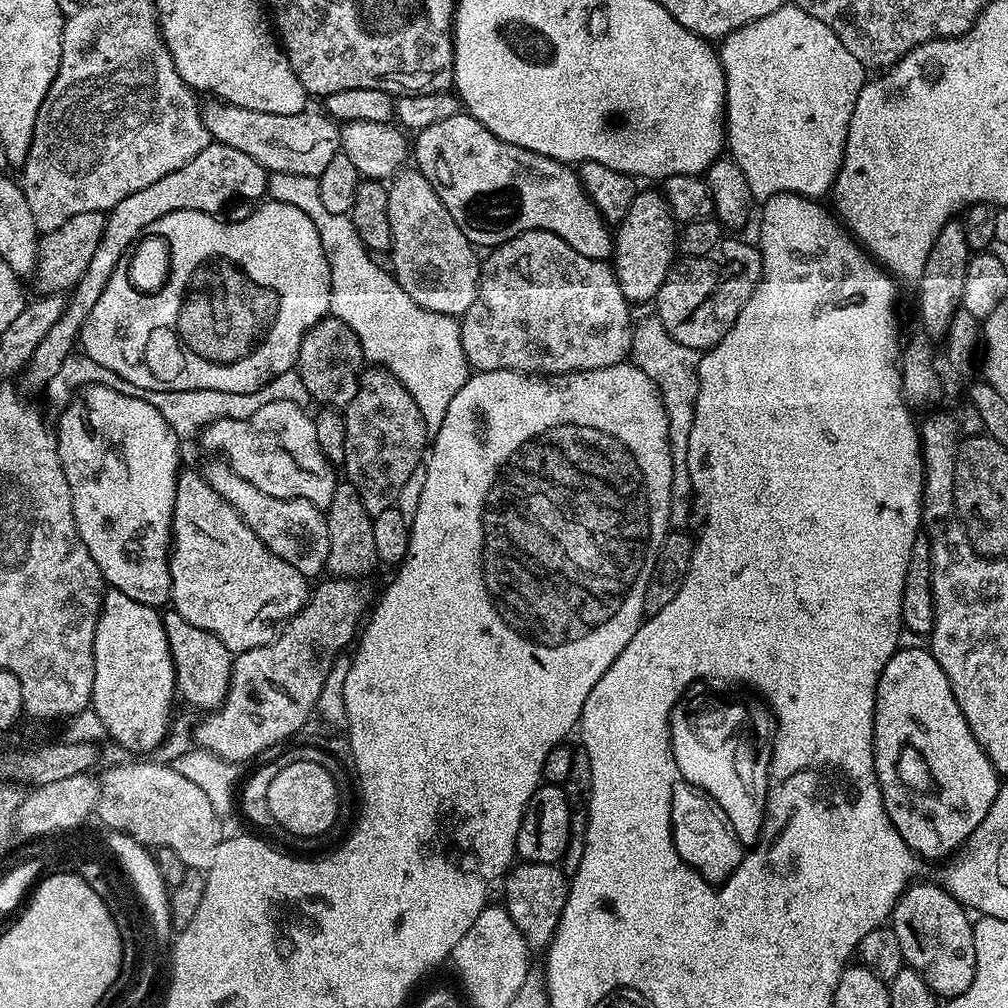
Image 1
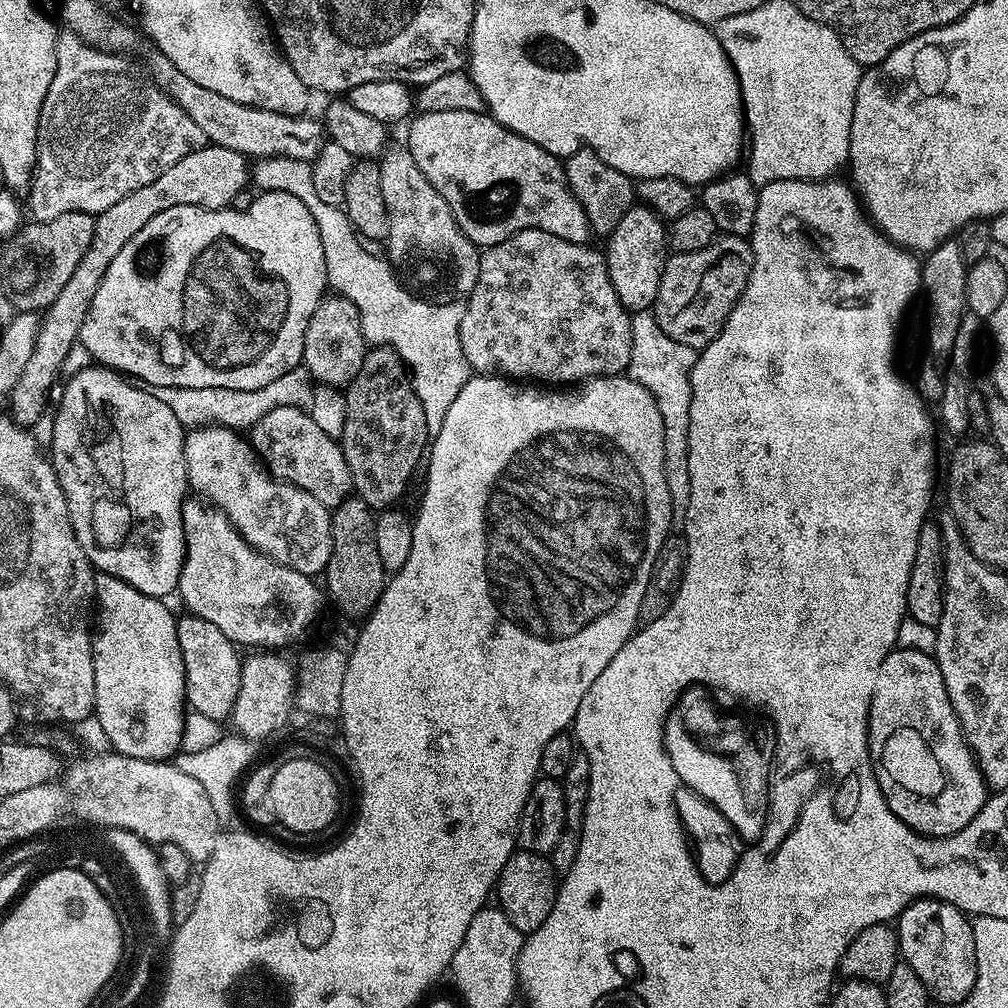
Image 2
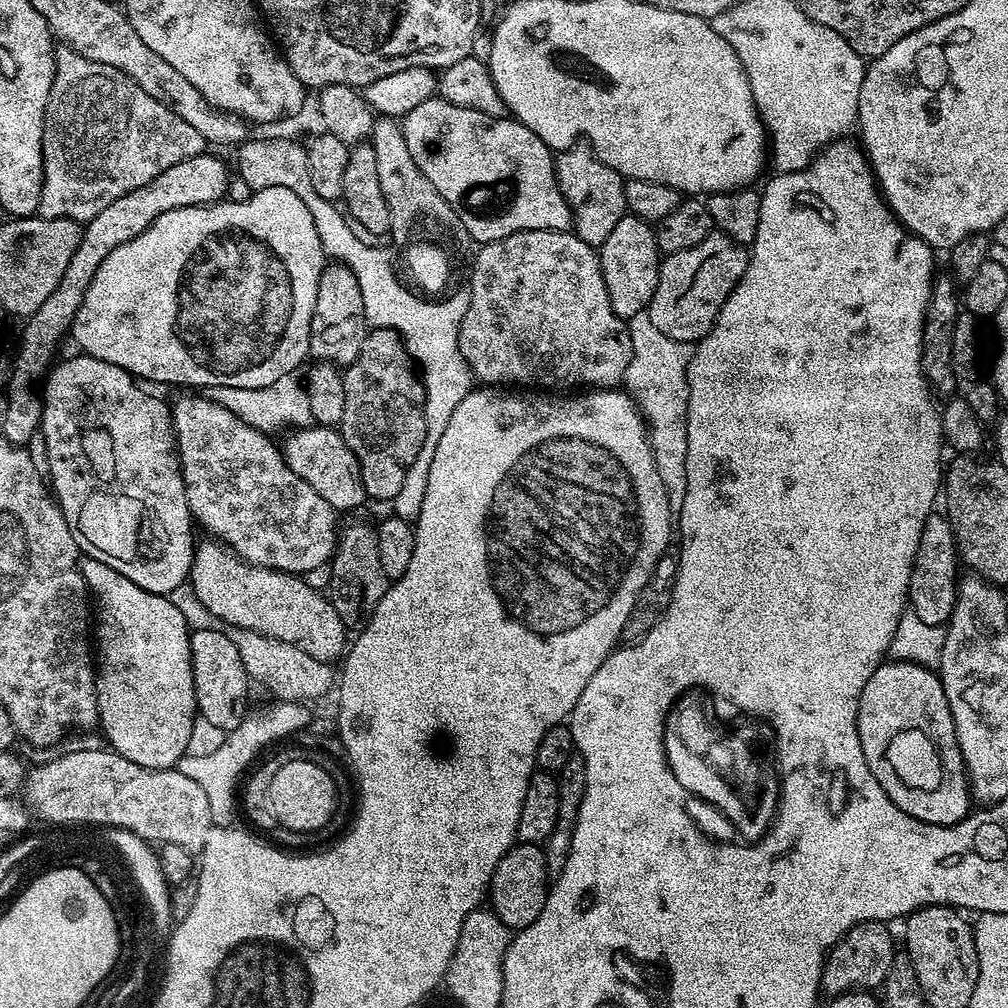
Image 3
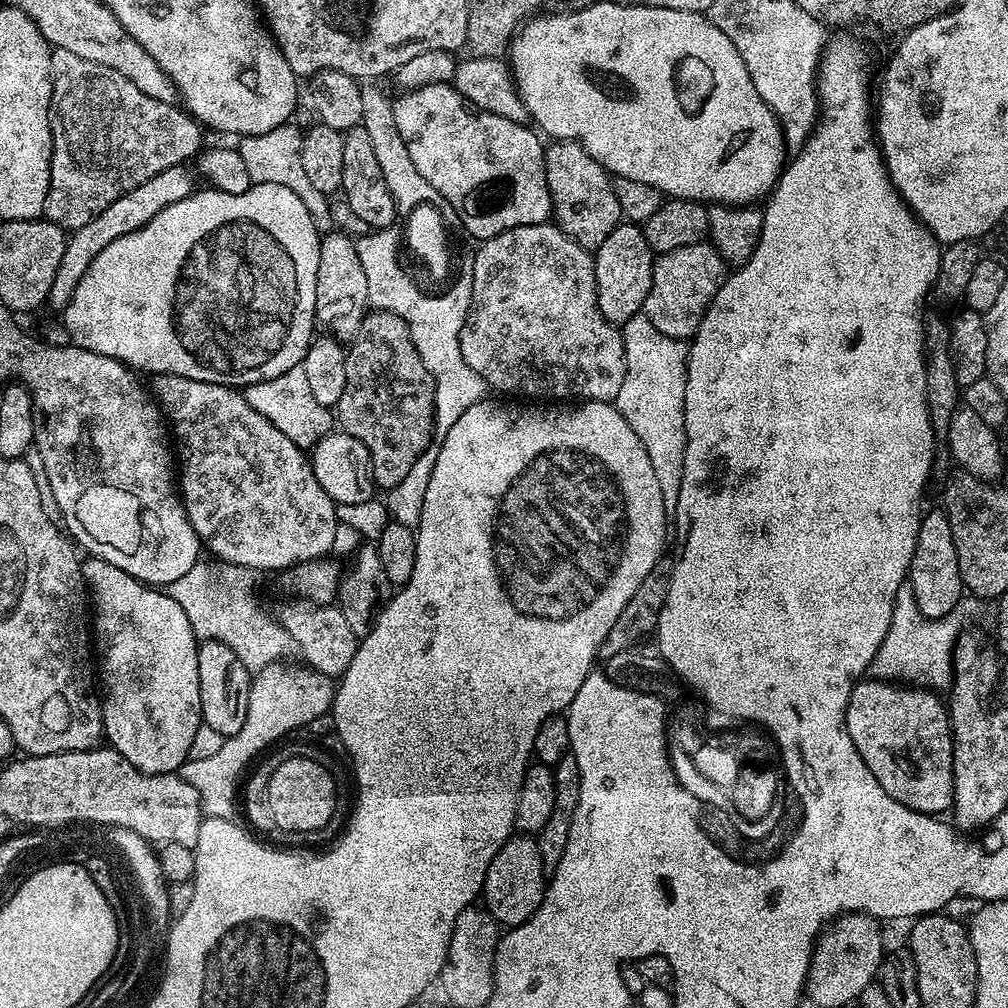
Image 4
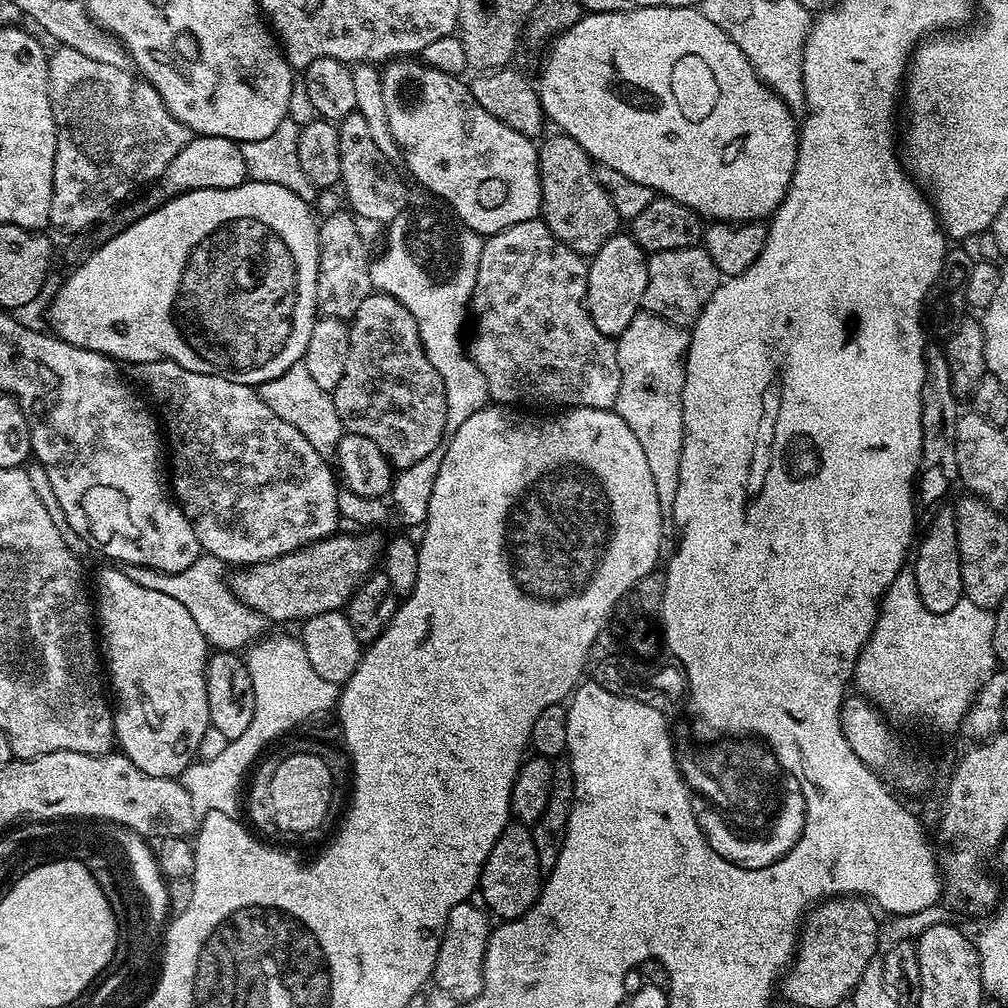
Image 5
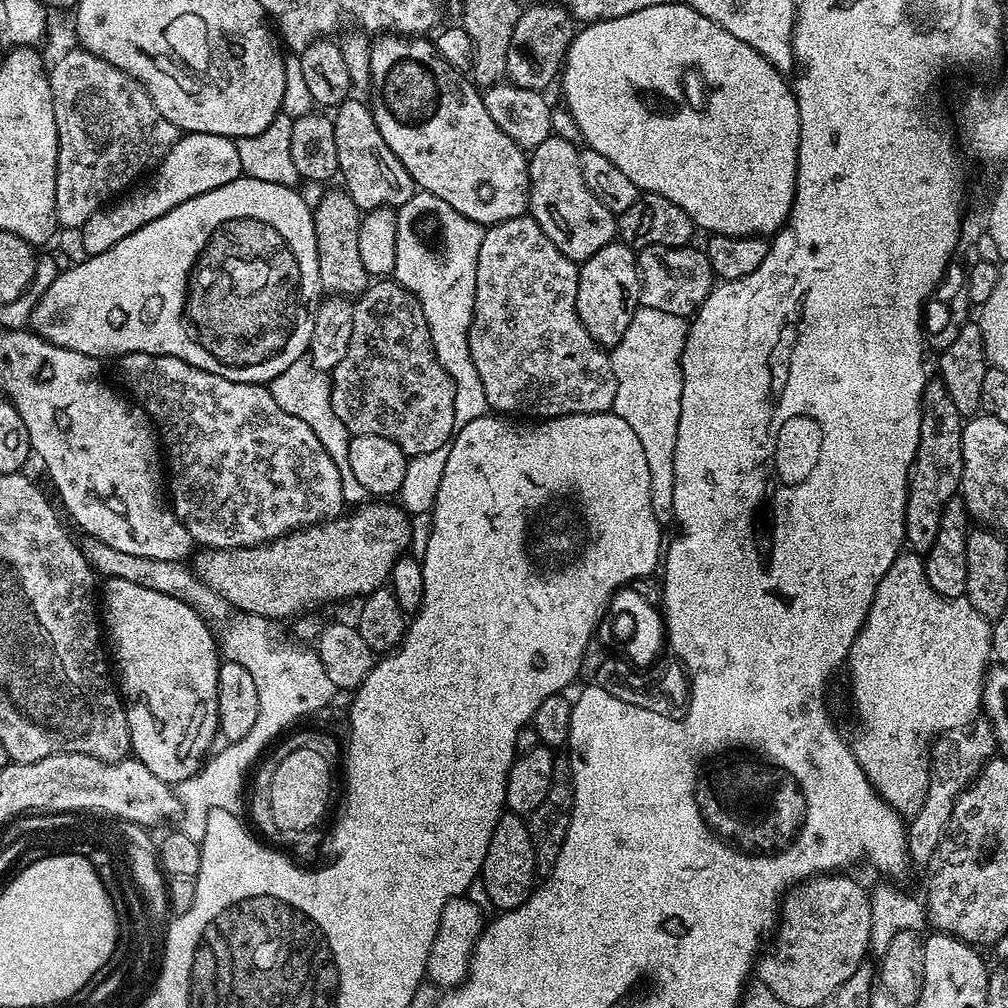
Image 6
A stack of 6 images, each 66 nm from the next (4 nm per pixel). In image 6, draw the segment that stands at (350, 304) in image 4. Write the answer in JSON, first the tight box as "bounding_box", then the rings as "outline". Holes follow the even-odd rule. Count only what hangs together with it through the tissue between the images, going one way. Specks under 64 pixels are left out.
{"bounding_box":[313,190,369,298],"outline":[[[343,190],[325,191],[322,202],[313,211],[320,287],[333,297],[356,298],[369,286],[368,271],[366,266],[362,266],[362,258],[358,258],[358,230],[361,219],[362,213],[358,206],[354,206],[354,198],[350,198],[350,194]]]}

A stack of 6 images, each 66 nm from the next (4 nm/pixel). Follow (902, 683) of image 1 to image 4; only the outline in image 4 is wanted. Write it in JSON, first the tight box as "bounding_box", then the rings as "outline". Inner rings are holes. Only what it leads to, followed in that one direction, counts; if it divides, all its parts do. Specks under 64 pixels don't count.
{"bounding_box":[844,678,954,816],"outline":[[[875,678],[857,680],[850,694],[846,710],[844,728],[850,734],[862,762],[878,778],[882,790],[890,794],[902,806],[926,816],[944,814],[952,808],[954,794],[954,774],[952,773],[952,730],[950,713],[943,699],[939,700],[935,691],[923,686],[905,686],[900,682],[889,682]]]}

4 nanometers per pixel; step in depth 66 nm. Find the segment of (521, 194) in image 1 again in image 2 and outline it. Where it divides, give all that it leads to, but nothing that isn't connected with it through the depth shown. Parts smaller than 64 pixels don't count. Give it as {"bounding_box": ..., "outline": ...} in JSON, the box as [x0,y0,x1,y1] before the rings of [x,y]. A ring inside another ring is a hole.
{"bounding_box":[406,110,594,249],"outline":[[[442,110],[441,112],[421,112],[407,125],[406,147],[414,154],[418,170],[426,174],[430,186],[442,194],[446,206],[454,214],[458,226],[481,249],[494,246],[516,232],[537,228],[554,234],[554,238],[566,238],[566,242],[588,244],[594,233],[586,212],[568,189],[564,178],[561,157],[542,150],[534,142],[522,138],[502,126],[487,111]]]}

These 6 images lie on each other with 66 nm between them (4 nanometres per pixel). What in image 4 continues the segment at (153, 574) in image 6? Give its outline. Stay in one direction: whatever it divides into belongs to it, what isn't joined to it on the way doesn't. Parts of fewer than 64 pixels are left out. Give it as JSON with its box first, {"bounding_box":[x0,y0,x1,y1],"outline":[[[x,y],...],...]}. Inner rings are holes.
{"bounding_box":[166,562,297,674],"outline":[[[198,562],[190,566],[190,570],[186,570],[186,574],[178,578],[178,582],[170,582],[166,586],[168,596],[174,598],[174,602],[182,606],[186,618],[190,618],[190,626],[194,630],[197,641],[213,640],[230,646],[230,650],[234,650],[234,654],[242,658],[242,666],[246,666],[246,670],[253,674],[261,672],[263,668],[271,664],[287,661],[289,659],[287,656],[295,657],[297,650],[294,638],[290,638],[290,634],[277,619],[272,617],[271,620],[252,597],[252,588],[247,584],[249,573],[236,564],[221,563],[216,566],[220,568],[211,568],[204,563]]]}

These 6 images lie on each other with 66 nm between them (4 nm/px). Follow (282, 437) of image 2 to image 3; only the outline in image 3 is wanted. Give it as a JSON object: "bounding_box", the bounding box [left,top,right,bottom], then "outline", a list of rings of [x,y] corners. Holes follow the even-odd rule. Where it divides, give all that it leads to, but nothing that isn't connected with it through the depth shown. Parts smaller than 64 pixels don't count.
{"bounding_box":[282,426,365,514],"outline":[[[309,426],[289,431],[285,436],[288,437],[282,440],[282,451],[290,470],[294,470],[298,478],[310,482],[310,486],[314,486],[314,490],[318,490],[318,494],[322,494],[322,498],[326,498],[326,502],[330,502],[337,513],[344,514],[360,503],[365,503],[358,458],[350,450],[350,446],[346,446],[335,427]]]}

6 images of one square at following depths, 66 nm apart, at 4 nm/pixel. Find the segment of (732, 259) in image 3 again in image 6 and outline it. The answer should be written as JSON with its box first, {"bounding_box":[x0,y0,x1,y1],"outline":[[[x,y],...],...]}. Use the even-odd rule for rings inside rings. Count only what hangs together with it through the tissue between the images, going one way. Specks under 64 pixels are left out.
{"bounding_box":[639,246,714,318],"outline":[[[646,246],[639,249],[640,303],[654,310],[666,310],[666,314],[678,314],[688,318],[699,308],[700,303],[712,293],[714,277],[707,251],[670,246]]]}

